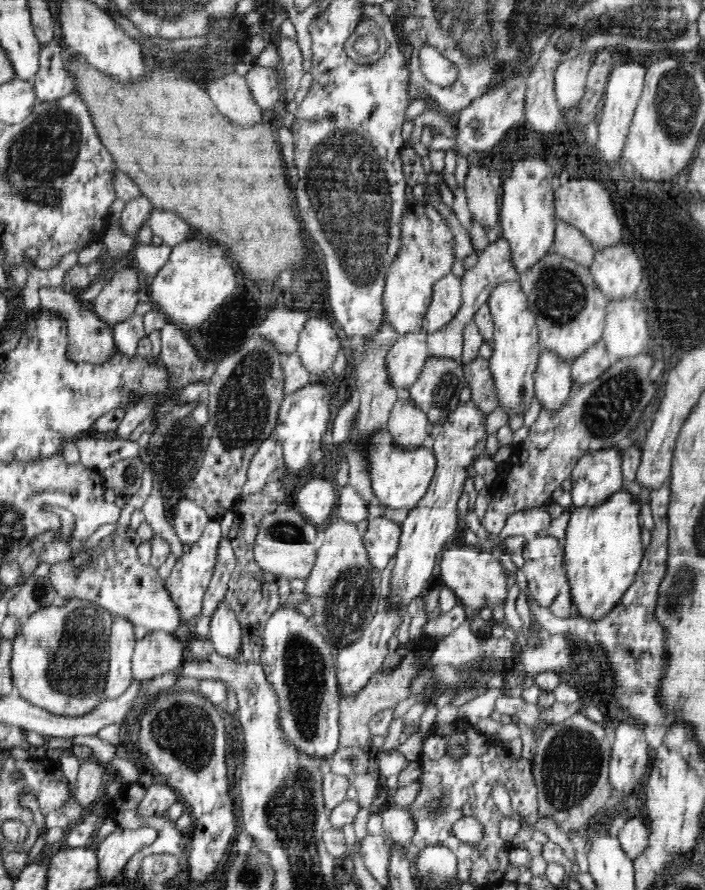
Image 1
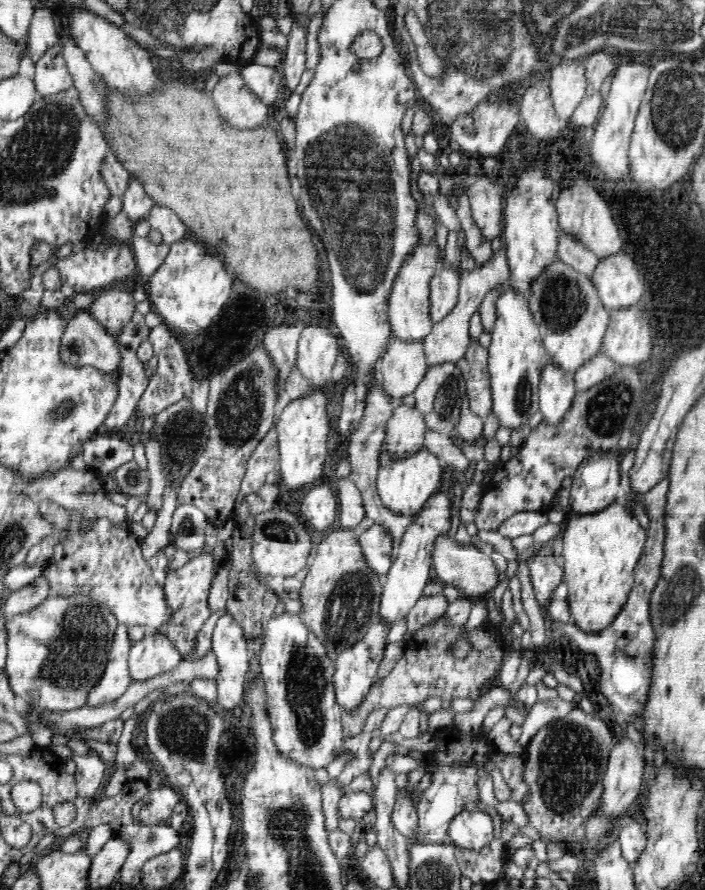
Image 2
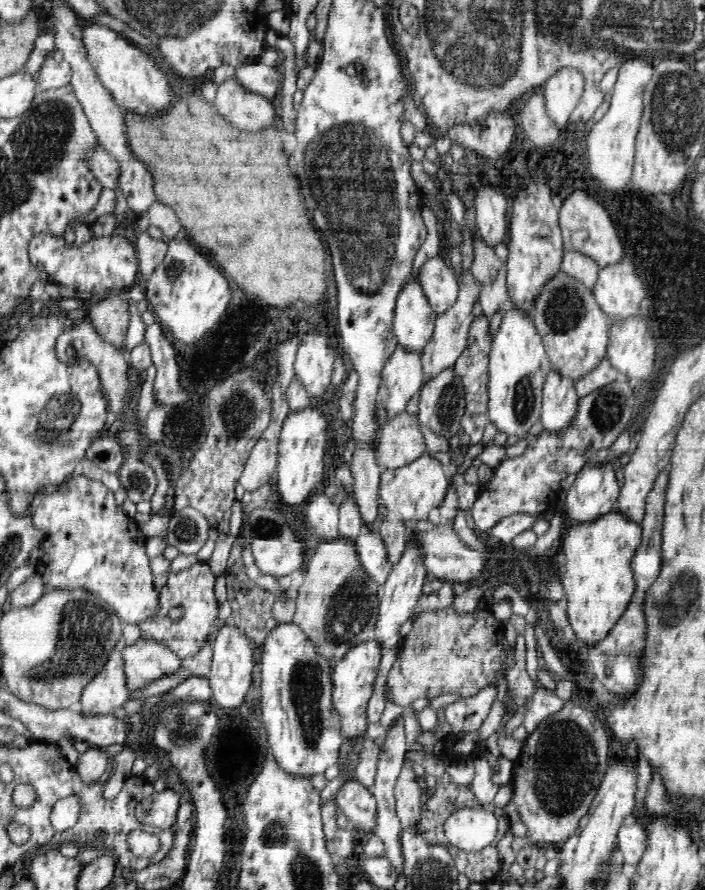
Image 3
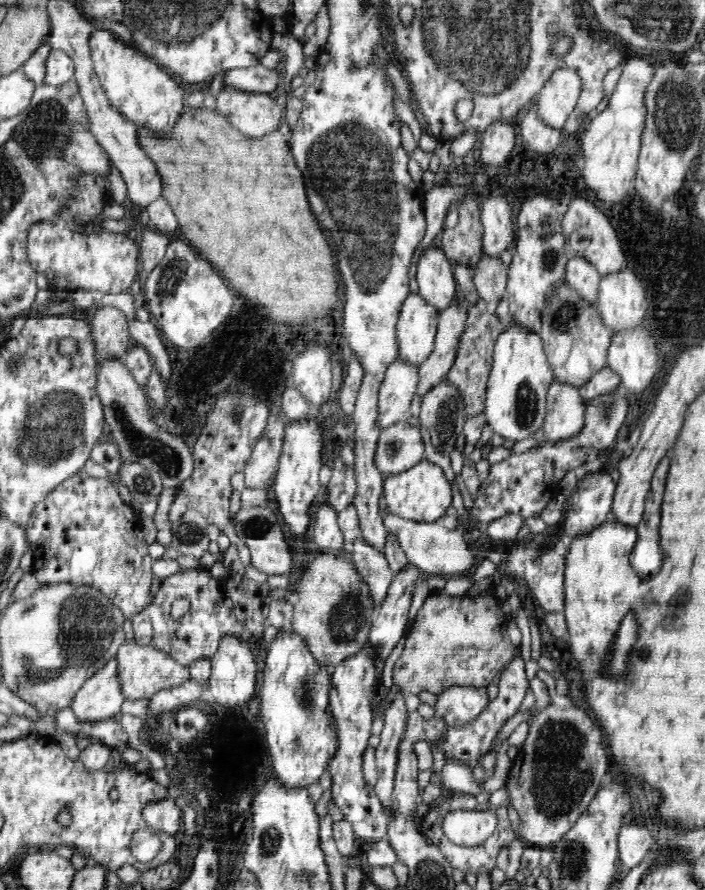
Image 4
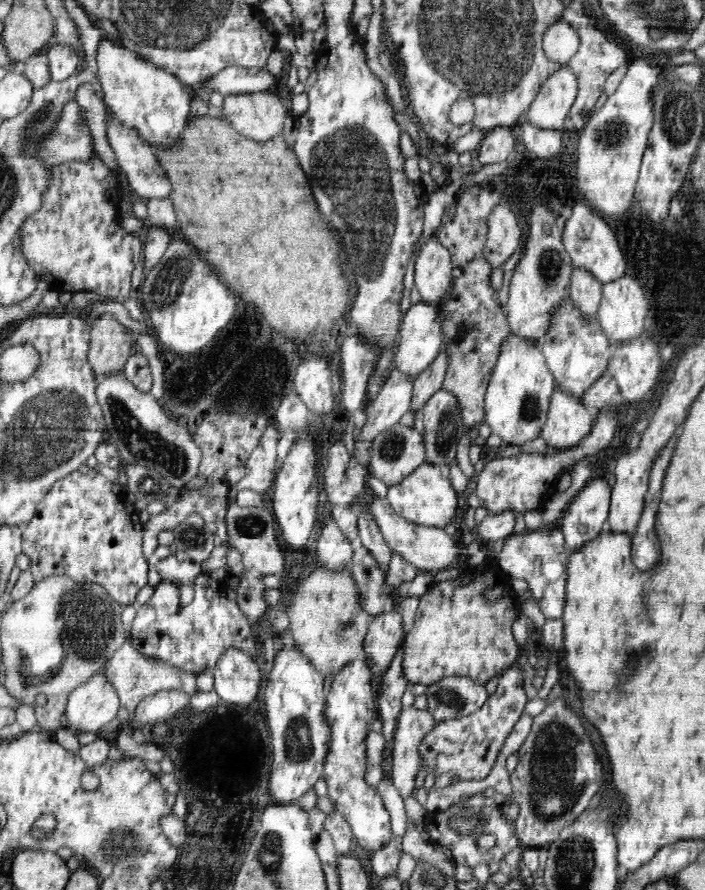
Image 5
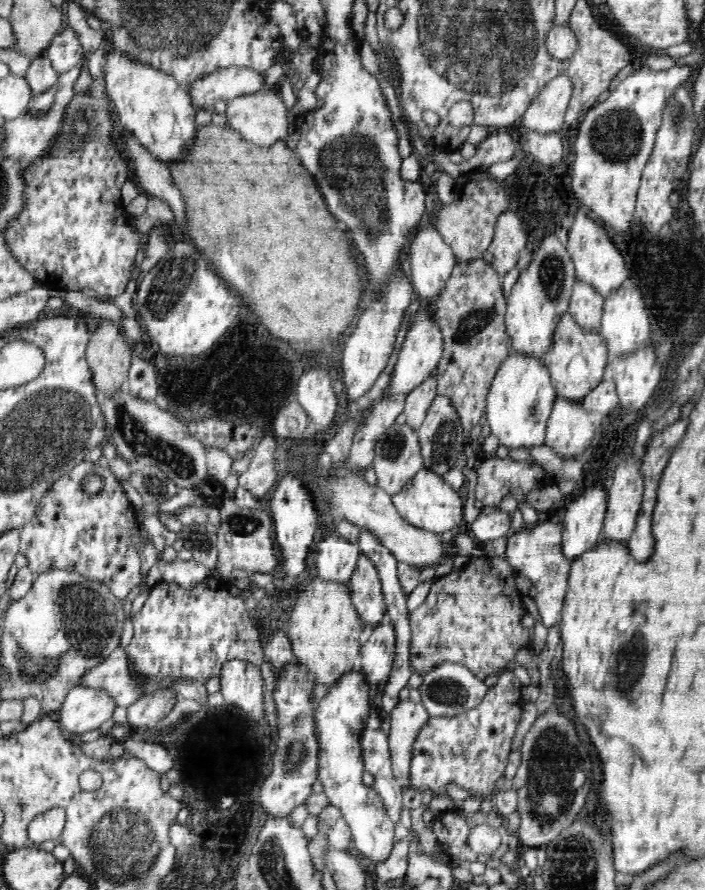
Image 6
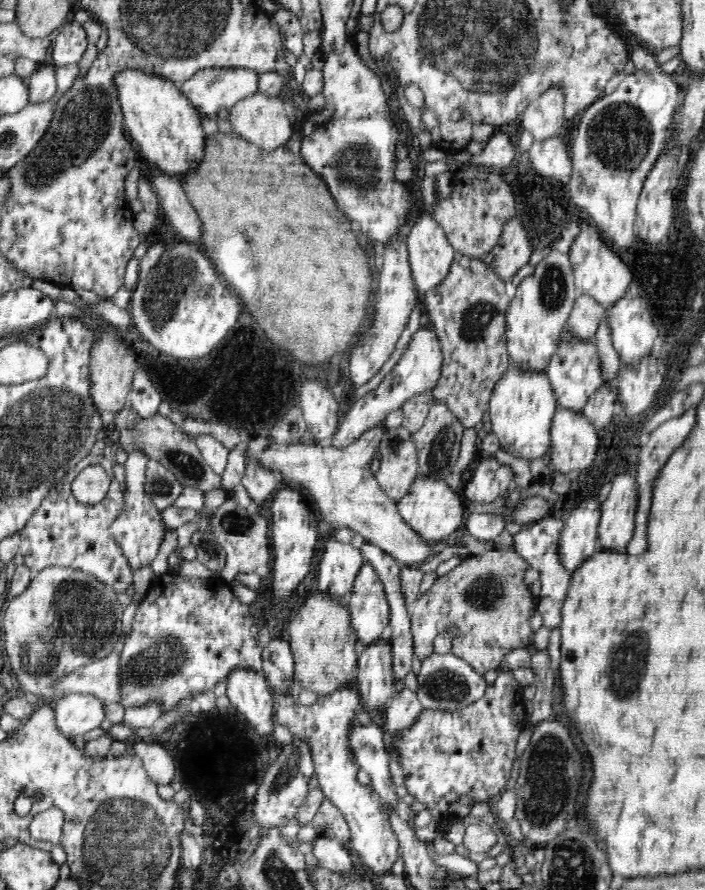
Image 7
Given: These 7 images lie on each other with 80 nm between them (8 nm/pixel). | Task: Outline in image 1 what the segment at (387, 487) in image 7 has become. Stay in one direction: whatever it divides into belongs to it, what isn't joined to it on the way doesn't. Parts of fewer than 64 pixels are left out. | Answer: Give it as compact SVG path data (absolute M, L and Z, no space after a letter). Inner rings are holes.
M399 400L387 422L387 429L394 446L402 449L416 449L428 444L431 425L426 414L409 402Z

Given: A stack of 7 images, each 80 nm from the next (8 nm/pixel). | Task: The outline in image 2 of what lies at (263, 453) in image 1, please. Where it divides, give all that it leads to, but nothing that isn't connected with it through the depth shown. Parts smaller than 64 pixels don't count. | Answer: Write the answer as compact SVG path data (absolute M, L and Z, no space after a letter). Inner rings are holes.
M272 426L248 459L247 470L241 483L241 491L245 495L252 494L265 485L268 474L278 466L278 459L277 430L275 426Z

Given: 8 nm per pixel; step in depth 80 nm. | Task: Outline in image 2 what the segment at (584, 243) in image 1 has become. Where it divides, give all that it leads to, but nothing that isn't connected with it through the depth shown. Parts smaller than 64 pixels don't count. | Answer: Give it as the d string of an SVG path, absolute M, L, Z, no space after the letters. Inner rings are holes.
M562 230L559 232L560 244L557 248L557 258L570 266L572 270L586 275L587 278L592 278L599 261L598 257L586 250L582 243L577 242L574 238L569 238L564 233Z

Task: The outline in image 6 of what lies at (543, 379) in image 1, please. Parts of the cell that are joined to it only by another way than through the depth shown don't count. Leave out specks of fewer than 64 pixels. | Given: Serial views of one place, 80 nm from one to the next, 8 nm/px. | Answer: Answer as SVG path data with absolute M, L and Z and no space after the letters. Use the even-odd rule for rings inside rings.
M556 400L546 423L545 444L564 458L578 458L590 448L598 420L582 405Z

